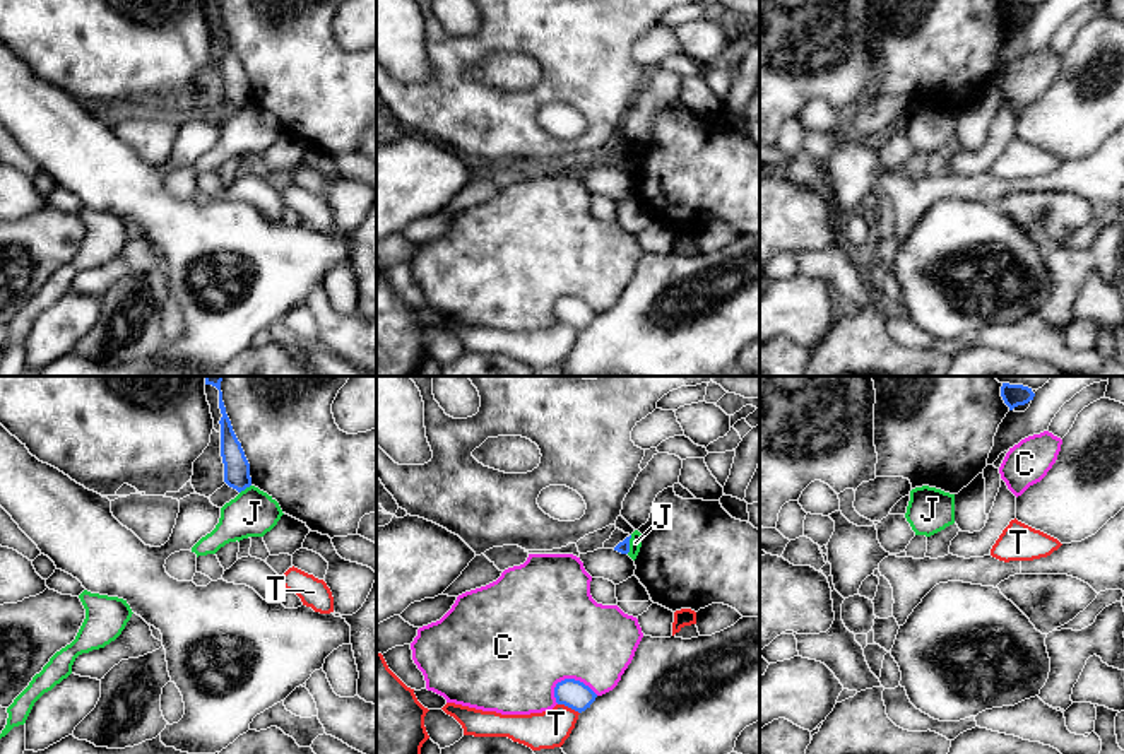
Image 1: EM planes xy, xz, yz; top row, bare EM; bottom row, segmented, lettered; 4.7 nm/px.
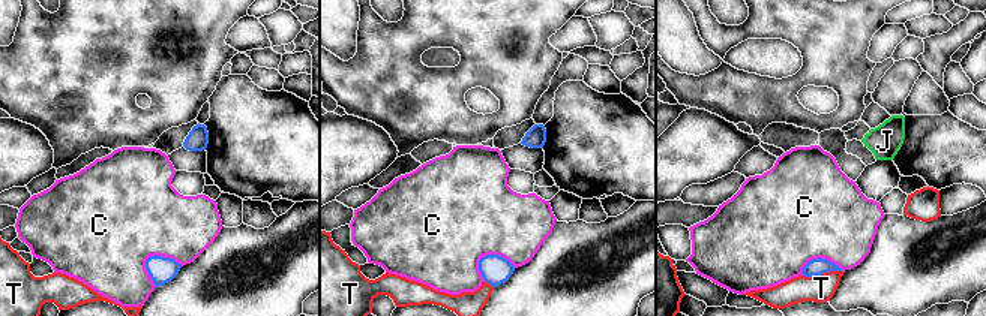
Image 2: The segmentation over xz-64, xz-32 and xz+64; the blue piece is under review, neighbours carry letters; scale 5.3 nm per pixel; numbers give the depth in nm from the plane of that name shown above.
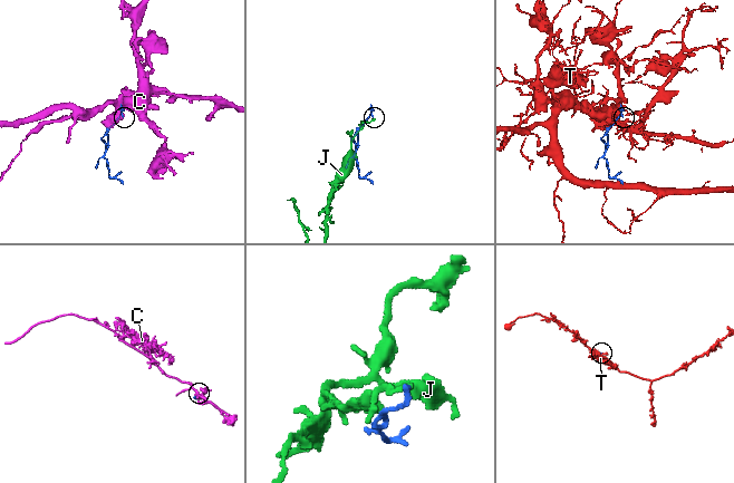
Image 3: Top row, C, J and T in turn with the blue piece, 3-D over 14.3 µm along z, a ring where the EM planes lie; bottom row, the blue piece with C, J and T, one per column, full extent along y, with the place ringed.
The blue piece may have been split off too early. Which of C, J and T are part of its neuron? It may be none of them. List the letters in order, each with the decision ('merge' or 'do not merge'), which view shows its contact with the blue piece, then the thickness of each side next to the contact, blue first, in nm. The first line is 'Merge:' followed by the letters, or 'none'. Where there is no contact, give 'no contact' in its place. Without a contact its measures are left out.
Merge: none
C: do not merge; contact in xz; calibres 140 and 460 nm
J: do not merge; contact in xz; calibres 60 and 60 nm
T: do not merge; contact in xz; calibres 140 and 180 nm

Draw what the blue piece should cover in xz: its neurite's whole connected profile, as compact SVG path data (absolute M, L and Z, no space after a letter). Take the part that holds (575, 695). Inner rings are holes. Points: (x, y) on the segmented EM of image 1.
M565 679L556 684L554 698L558 704L565 704L578 713L590 708L597 694L580 680Z

